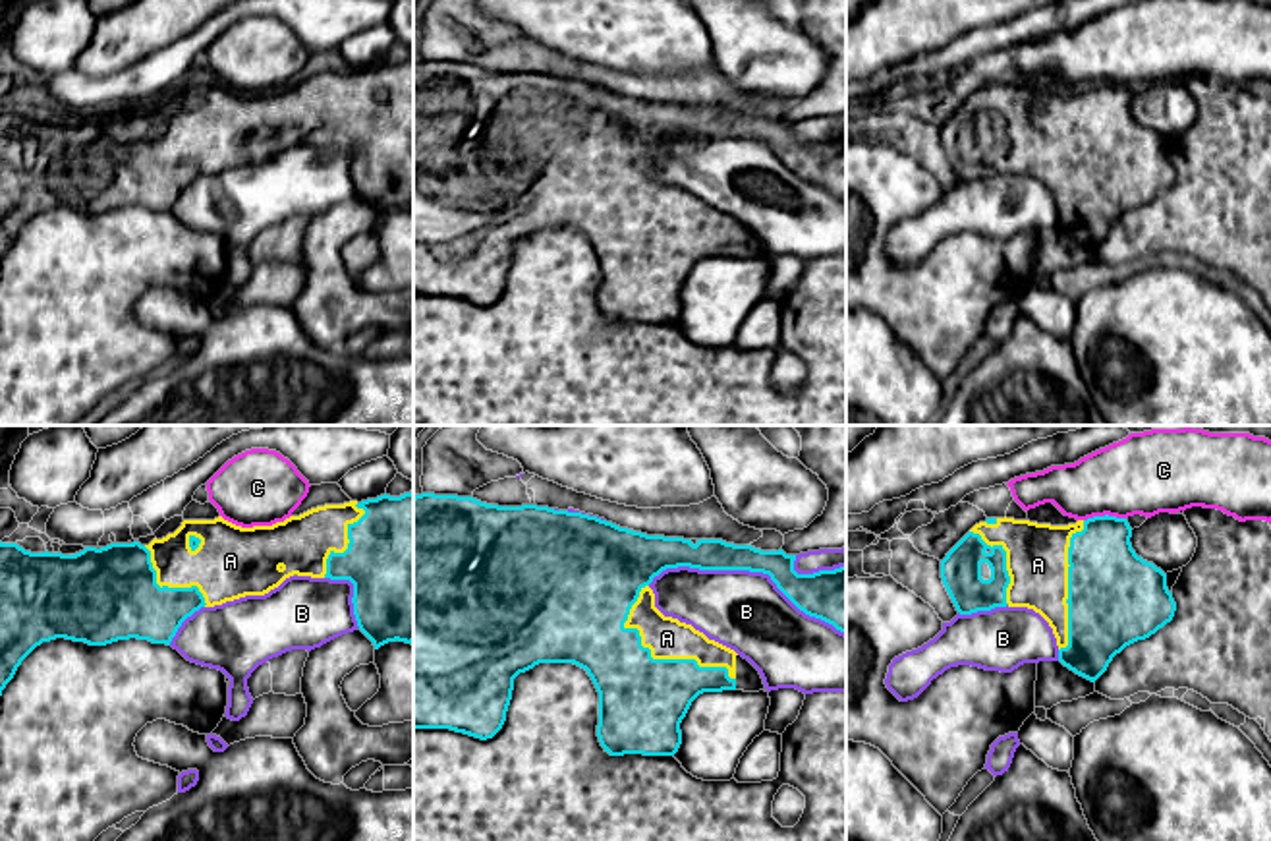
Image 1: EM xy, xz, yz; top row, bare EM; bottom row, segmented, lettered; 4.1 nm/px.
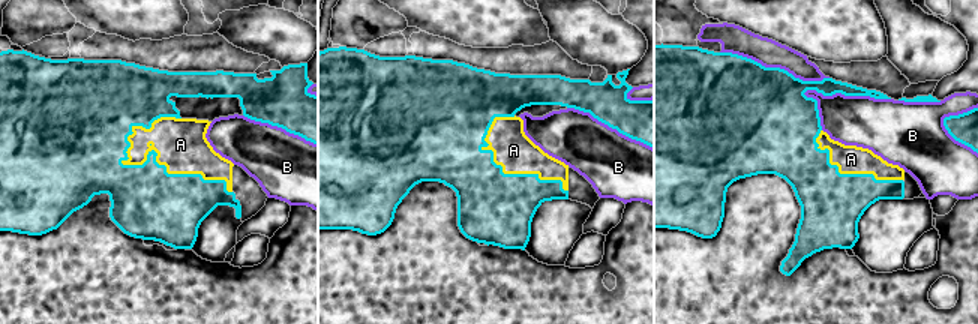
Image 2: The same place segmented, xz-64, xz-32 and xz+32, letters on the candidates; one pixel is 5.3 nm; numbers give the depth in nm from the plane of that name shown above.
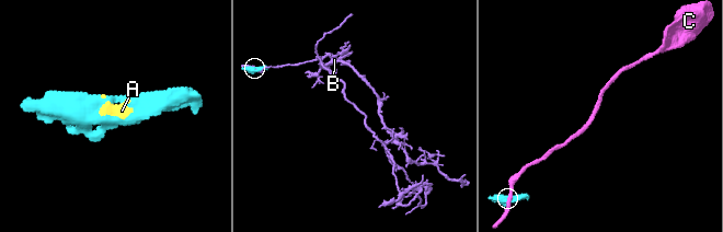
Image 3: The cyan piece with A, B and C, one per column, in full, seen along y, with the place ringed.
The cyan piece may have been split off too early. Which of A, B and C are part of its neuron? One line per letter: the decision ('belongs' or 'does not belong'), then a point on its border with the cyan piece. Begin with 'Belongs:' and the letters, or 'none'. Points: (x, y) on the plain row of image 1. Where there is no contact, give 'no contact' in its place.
Belongs: A
A: belongs; meets cyan in xz at (657, 227)
B: does not belong; meets cyan in xz at (748, 136)
C: does not belong; meets cyan in yz at (1105, 82)

